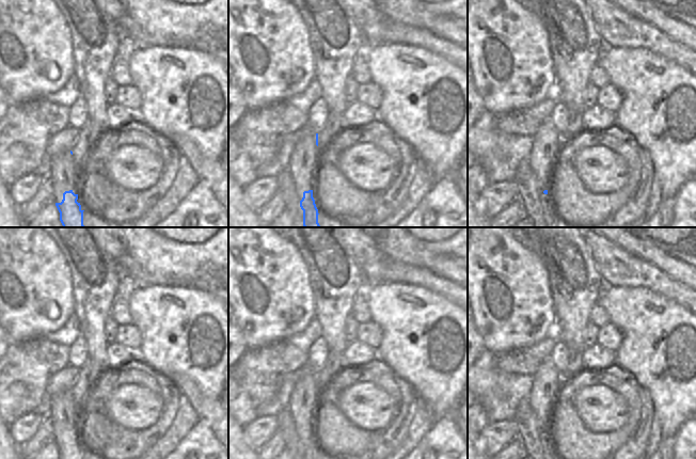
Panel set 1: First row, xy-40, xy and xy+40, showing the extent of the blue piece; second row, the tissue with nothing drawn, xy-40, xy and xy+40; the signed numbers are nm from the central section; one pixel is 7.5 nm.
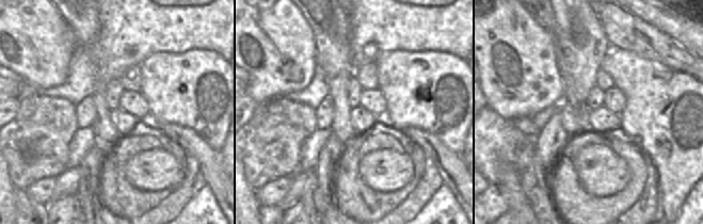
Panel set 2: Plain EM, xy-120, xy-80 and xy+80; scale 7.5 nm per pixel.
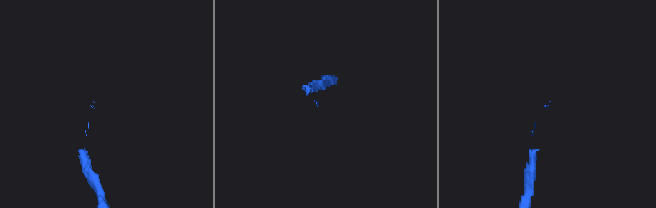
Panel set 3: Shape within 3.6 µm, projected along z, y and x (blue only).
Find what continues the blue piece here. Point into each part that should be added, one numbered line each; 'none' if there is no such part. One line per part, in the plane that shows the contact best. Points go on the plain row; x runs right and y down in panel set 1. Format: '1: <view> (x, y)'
1: xy-40 (62, 411)

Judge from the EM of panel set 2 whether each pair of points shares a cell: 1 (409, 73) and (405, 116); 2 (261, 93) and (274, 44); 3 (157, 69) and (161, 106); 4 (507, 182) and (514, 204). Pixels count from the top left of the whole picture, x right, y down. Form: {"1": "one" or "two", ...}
{"1": "one", "2": "one", "3": "one", "4": "one"}

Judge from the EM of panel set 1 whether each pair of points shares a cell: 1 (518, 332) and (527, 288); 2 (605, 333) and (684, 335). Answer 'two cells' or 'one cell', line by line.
1: one cell
2: two cells

